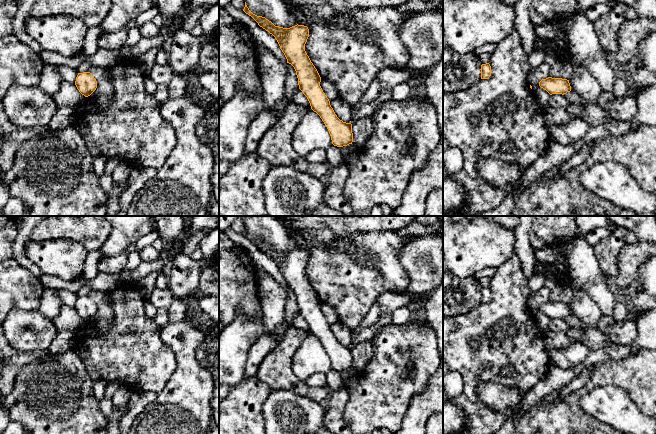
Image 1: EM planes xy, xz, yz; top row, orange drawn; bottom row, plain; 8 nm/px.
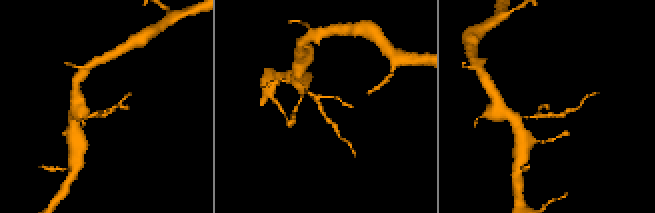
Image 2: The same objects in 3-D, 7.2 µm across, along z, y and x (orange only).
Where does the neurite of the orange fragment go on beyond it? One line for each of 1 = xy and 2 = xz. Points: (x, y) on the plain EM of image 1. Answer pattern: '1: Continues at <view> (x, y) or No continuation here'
1: No continuation here
2: No continuation here

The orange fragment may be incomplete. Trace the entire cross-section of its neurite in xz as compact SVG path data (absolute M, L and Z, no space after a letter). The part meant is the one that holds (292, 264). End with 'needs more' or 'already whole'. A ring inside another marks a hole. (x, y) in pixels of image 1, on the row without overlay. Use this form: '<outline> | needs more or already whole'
M246 226L243 235L275 261L287 287L291 288L296 295L299 313L307 321L311 333L320 340L327 351L332 368L337 371L352 368L352 348L343 346L335 338L320 310L321 301L305 275L305 268L309 261L308 251L298 248L290 252L275 250L265 241L253 238Z | already whole

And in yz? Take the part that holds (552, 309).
M548 301L539 306L539 310L546 314L550 319L552 318L566 318L571 315L569 304L562 302Z | already whole

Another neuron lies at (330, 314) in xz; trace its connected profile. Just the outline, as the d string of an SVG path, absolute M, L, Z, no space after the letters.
M321 303L320 310L329 325L339 322L339 316L335 308L329 306L328 304Z

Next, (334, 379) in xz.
M333 368L326 374L327 385L332 391L336 391L343 387L343 380L341 371L334 370Z

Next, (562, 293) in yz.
M559 284L551 289L550 301L552 302L562 302L569 304L572 298L573 291L567 284Z

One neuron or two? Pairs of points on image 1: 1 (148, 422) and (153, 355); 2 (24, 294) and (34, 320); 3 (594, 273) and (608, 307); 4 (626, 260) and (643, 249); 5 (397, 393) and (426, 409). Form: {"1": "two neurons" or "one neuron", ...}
{"1": "two neurons", "2": "two neurons", "3": "one neuron", "4": "one neuron", "5": "two neurons"}

